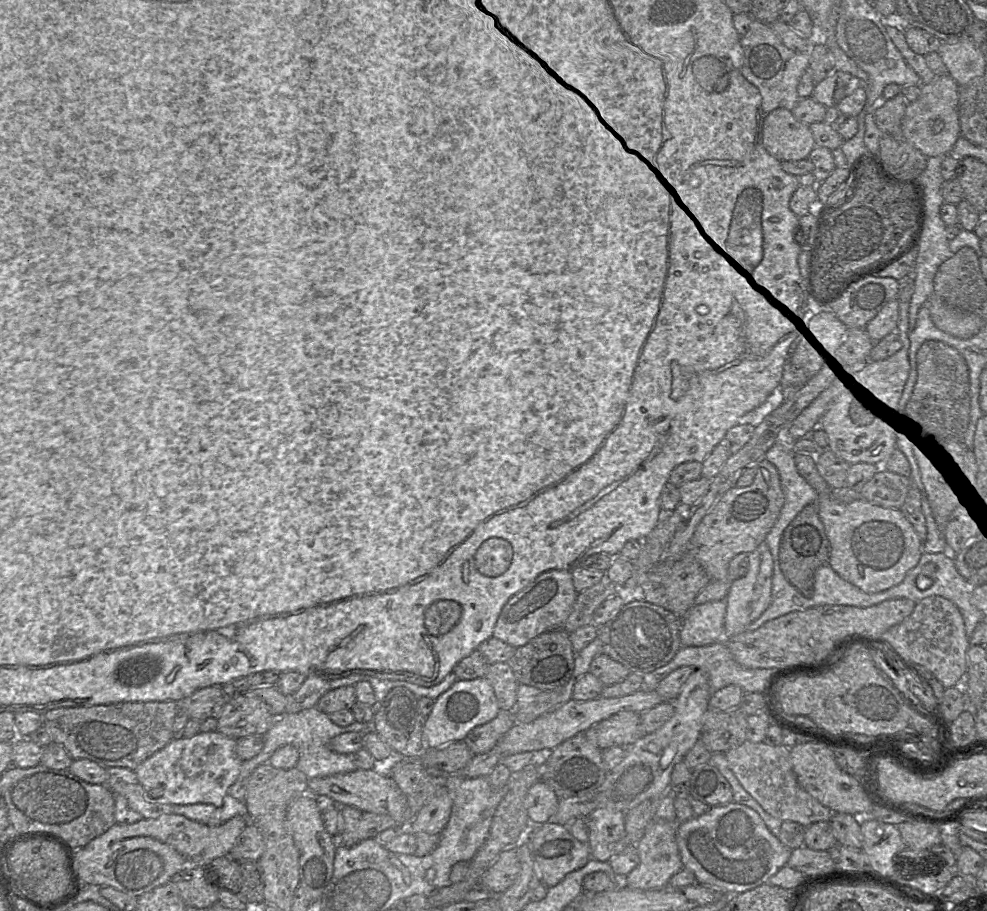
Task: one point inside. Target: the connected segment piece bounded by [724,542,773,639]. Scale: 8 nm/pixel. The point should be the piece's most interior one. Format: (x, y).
(749, 596)

